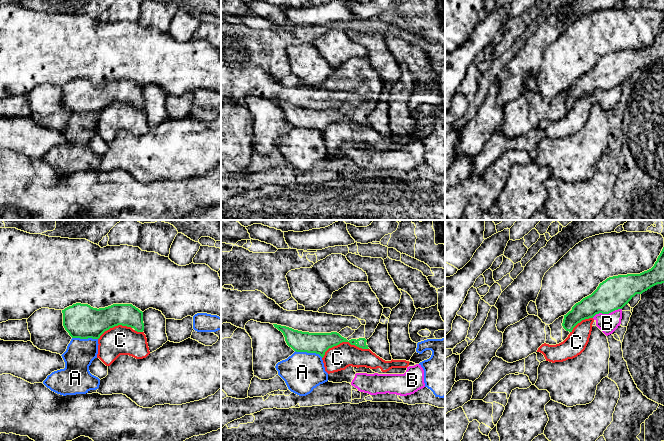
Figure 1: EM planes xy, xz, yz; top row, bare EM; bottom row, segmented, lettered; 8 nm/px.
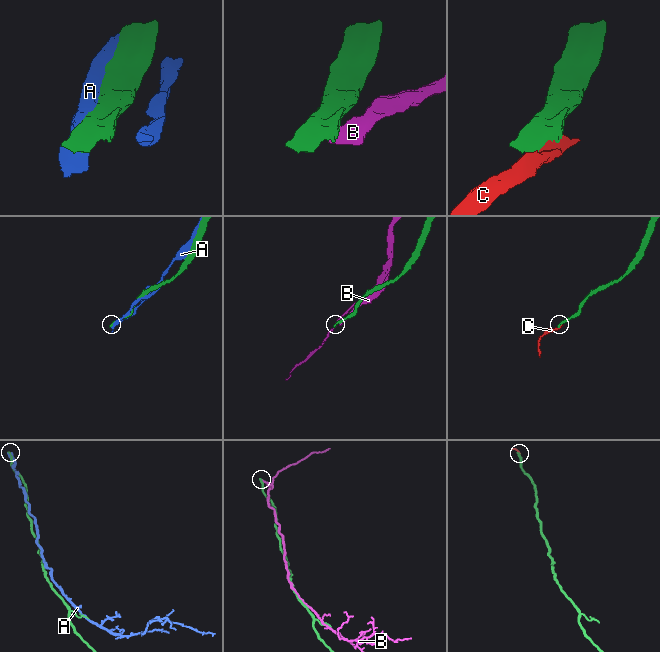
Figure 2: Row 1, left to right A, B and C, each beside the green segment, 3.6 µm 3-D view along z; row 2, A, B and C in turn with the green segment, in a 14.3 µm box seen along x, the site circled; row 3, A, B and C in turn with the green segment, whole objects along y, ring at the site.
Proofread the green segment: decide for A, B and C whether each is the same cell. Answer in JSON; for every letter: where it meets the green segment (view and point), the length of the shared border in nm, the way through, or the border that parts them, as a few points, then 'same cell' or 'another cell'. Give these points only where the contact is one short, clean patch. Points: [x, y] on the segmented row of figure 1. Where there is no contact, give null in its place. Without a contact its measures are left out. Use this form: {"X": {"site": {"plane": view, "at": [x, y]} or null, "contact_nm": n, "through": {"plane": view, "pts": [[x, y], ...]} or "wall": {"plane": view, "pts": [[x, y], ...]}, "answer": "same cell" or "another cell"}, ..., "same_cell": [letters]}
{"A": {"site": {"plane": "xz", "at": [309, 352]}, "contact_nm": 240, "answer": "another cell"}, "B": {"site": {"plane": "yz", "at": [606, 313]}, "contact_nm": 260, "wall": {"plane": "yz", "pts": [[621, 308], [608, 313], [596, 313], [592, 317]]}, "answer": "another cell"}, "C": {"site": {"plane": "xz", "at": [343, 341]}, "contact_nm": 380, "answer": "another cell"}, "same_cell": []}

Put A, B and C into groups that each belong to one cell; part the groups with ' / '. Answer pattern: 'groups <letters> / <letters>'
groups A / B C

